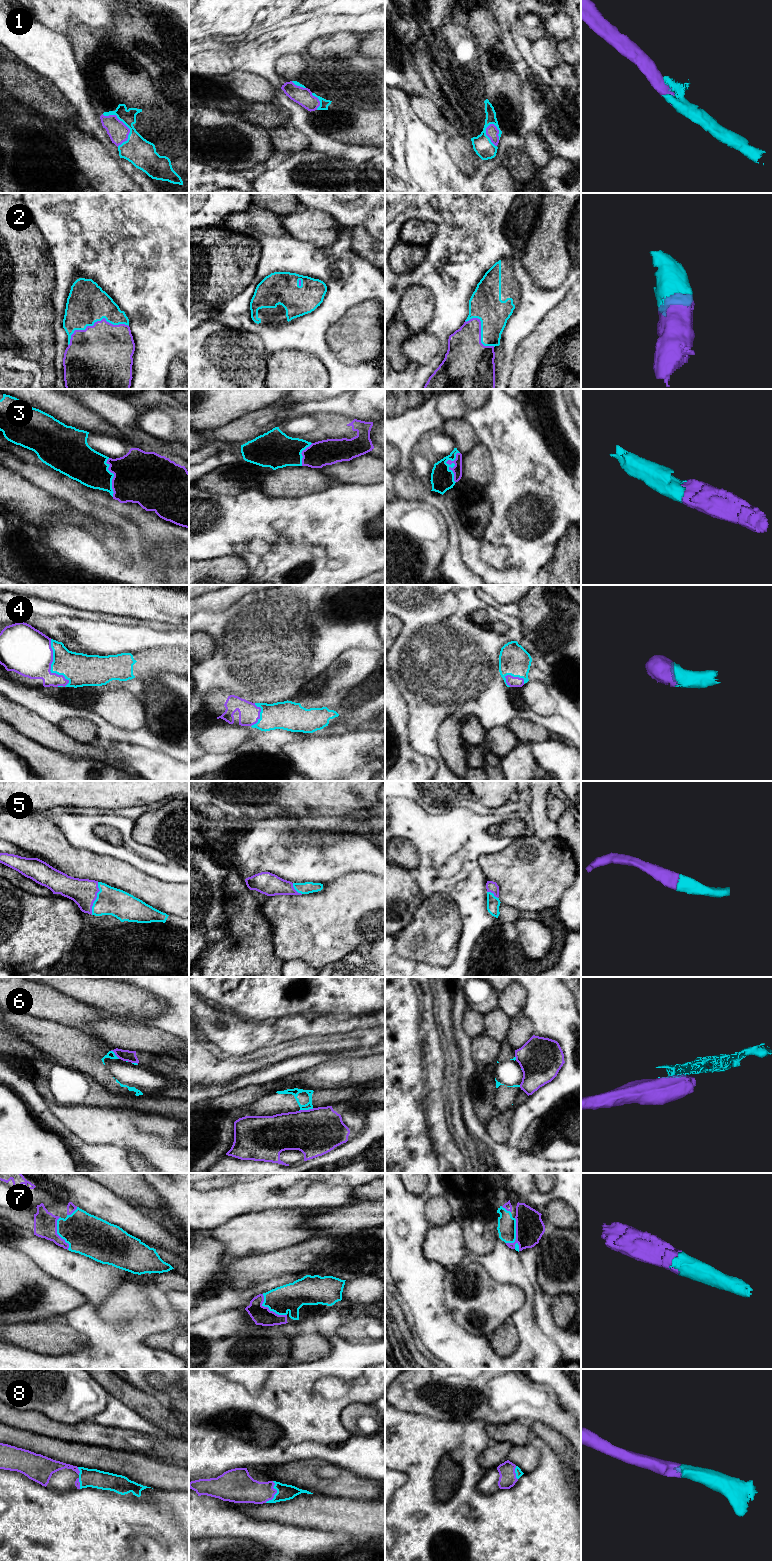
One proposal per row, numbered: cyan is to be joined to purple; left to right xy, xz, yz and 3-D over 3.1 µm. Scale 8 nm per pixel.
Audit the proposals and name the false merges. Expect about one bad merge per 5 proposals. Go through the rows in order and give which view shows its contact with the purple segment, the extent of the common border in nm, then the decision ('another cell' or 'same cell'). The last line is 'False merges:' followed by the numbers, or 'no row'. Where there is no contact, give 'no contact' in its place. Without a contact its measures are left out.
1: contact in xy; length 300 nm; same cell
2: contact in xy; length 500 nm; same cell
3: contact in yz; length 260 nm; same cell
4: contact in xy; length 400 nm; same cell
5: contact in xy; length 280 nm; same cell
6: contact in xz; length 120 nm; another cell
7: contact in yz; length 260 nm; same cell
8: contact in xz; length 190 nm; same cell
False merges: 6

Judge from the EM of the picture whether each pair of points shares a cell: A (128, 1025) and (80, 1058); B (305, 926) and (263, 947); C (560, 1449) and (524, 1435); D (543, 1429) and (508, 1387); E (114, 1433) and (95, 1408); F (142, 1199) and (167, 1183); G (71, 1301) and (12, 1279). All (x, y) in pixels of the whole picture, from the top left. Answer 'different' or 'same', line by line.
A: different
B: different
C: different
D: different
E: different
F: different
G: same

